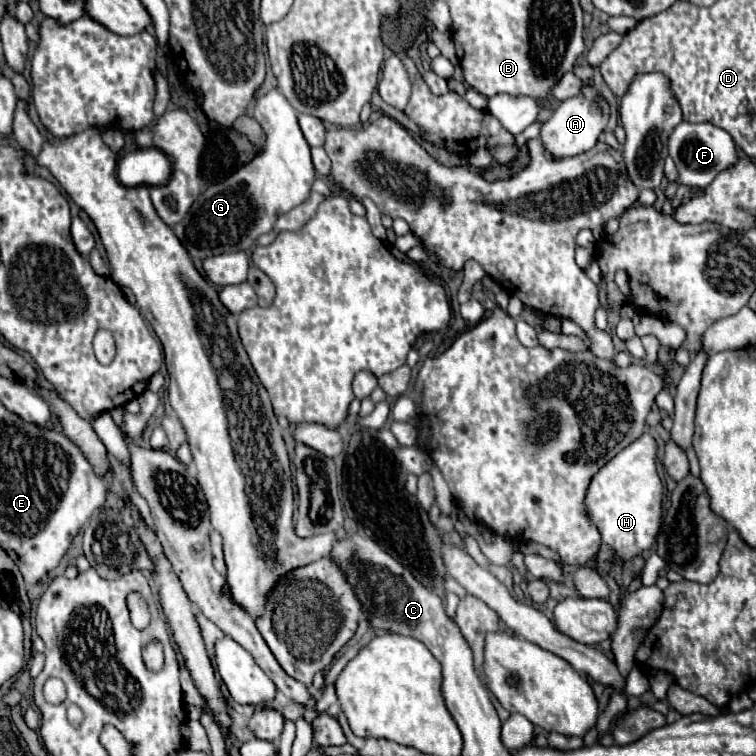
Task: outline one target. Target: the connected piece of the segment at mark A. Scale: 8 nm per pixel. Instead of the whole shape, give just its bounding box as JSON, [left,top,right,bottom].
[541,84,609,158]

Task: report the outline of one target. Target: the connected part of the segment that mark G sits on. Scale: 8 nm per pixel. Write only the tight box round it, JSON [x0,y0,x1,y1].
[173,88,315,260]

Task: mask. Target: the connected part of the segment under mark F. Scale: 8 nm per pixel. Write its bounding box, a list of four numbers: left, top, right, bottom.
[669,122,739,188]

